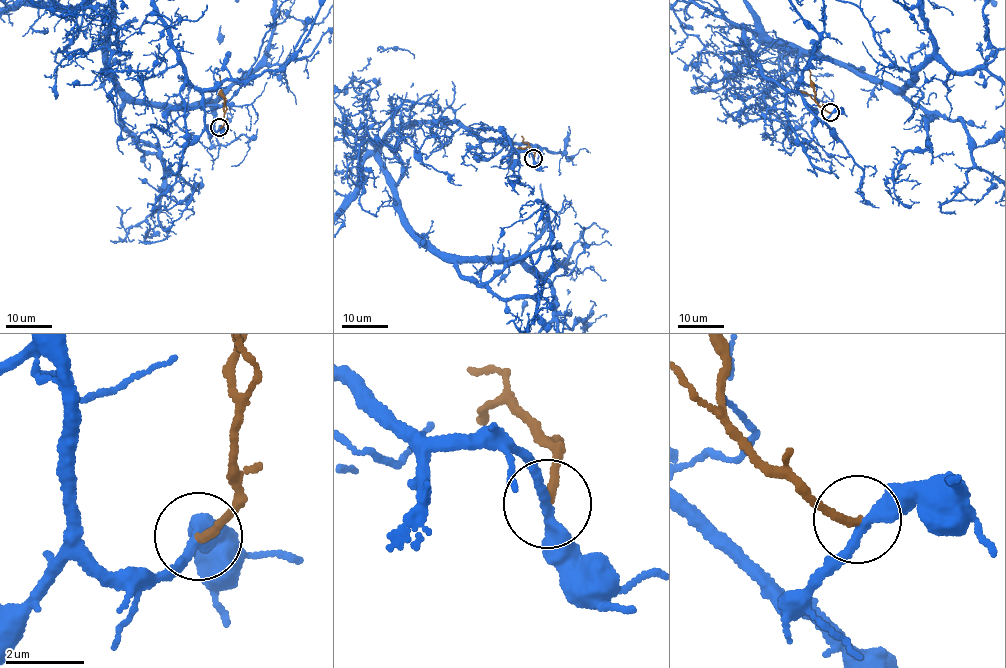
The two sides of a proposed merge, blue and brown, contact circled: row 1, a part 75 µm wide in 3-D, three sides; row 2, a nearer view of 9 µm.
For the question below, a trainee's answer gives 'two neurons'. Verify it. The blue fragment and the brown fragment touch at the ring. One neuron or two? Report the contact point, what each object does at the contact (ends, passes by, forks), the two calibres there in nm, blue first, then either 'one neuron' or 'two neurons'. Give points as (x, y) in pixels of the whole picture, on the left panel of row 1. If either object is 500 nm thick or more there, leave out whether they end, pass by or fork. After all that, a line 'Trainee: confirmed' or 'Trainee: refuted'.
place (219, 127); blue passes by; brown ends; calibres 300 and 200 nm; two neurons
Trainee: confirmed

